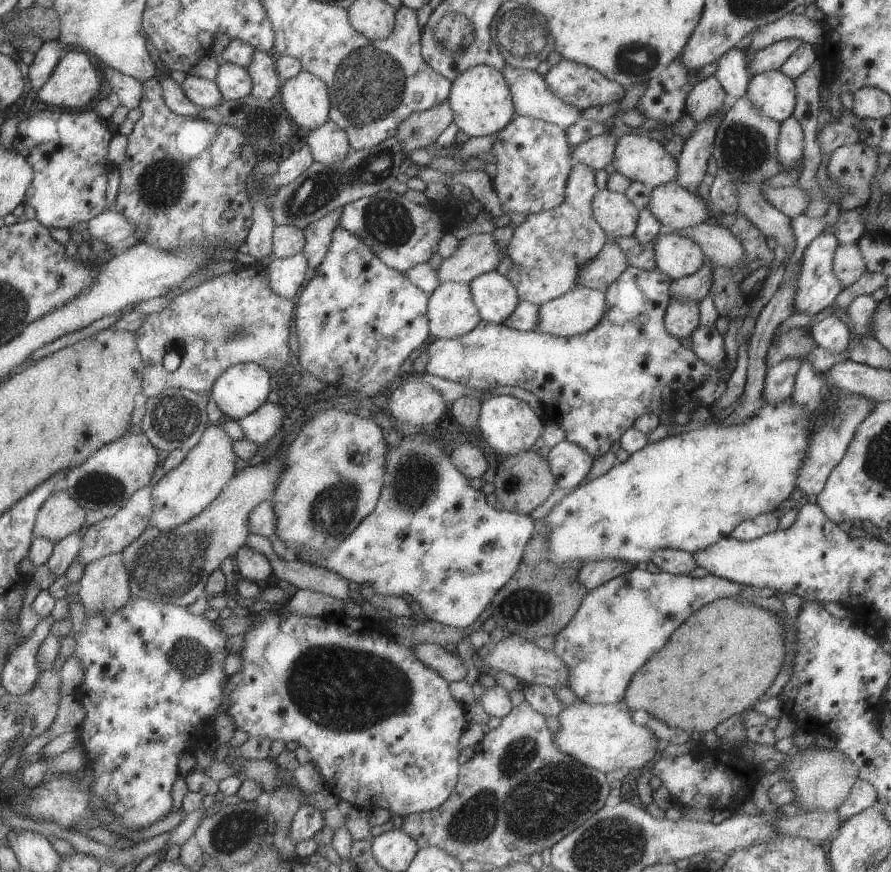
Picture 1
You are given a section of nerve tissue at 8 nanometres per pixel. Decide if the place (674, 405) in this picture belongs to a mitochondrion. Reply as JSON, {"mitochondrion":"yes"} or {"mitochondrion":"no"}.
{"mitochondrion":"no"}

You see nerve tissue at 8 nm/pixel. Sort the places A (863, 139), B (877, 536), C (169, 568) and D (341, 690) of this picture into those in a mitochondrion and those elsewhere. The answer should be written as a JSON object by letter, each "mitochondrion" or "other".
{"A":"other","B":"other","C":"mitochondrion","D":"mitochondrion"}

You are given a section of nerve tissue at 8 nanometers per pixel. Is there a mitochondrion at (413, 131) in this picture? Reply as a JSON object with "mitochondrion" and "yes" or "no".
{"mitochondrion":"yes"}

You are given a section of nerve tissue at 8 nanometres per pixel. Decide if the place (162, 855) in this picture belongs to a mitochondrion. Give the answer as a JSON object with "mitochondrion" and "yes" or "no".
{"mitochondrion":"no"}

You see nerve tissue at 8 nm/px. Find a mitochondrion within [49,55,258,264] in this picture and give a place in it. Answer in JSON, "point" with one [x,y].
{"point":[160,187]}

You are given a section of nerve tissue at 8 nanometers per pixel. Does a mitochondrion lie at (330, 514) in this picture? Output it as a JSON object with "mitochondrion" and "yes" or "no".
{"mitochondrion":"yes"}

